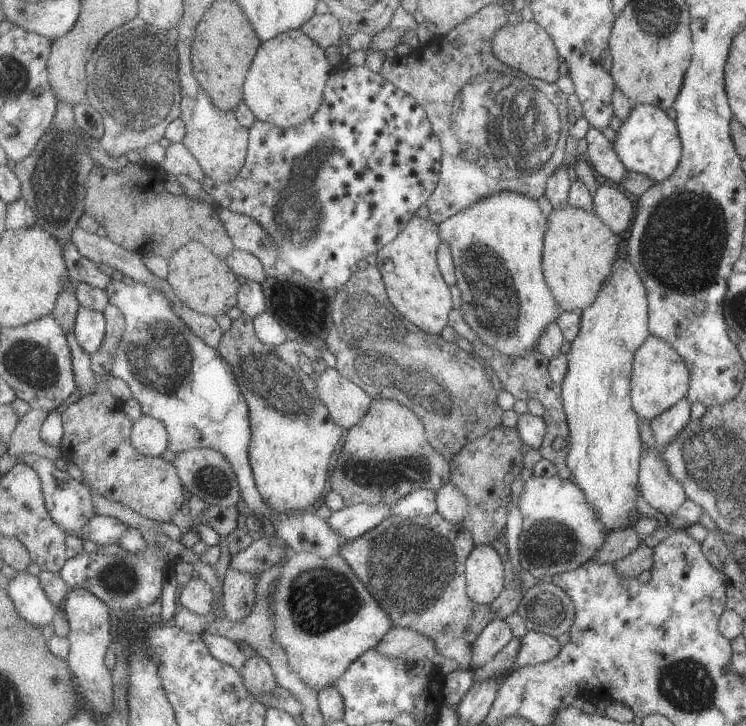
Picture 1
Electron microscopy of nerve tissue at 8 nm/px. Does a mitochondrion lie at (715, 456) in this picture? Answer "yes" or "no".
yes

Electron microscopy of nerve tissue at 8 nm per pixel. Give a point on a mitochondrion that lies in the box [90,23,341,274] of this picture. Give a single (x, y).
(128, 101)

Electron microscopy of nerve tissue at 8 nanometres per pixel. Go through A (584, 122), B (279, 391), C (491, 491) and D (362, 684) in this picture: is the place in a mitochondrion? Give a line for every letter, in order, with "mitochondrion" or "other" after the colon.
A: other
B: mitochondrion
C: other
D: mitochondrion

